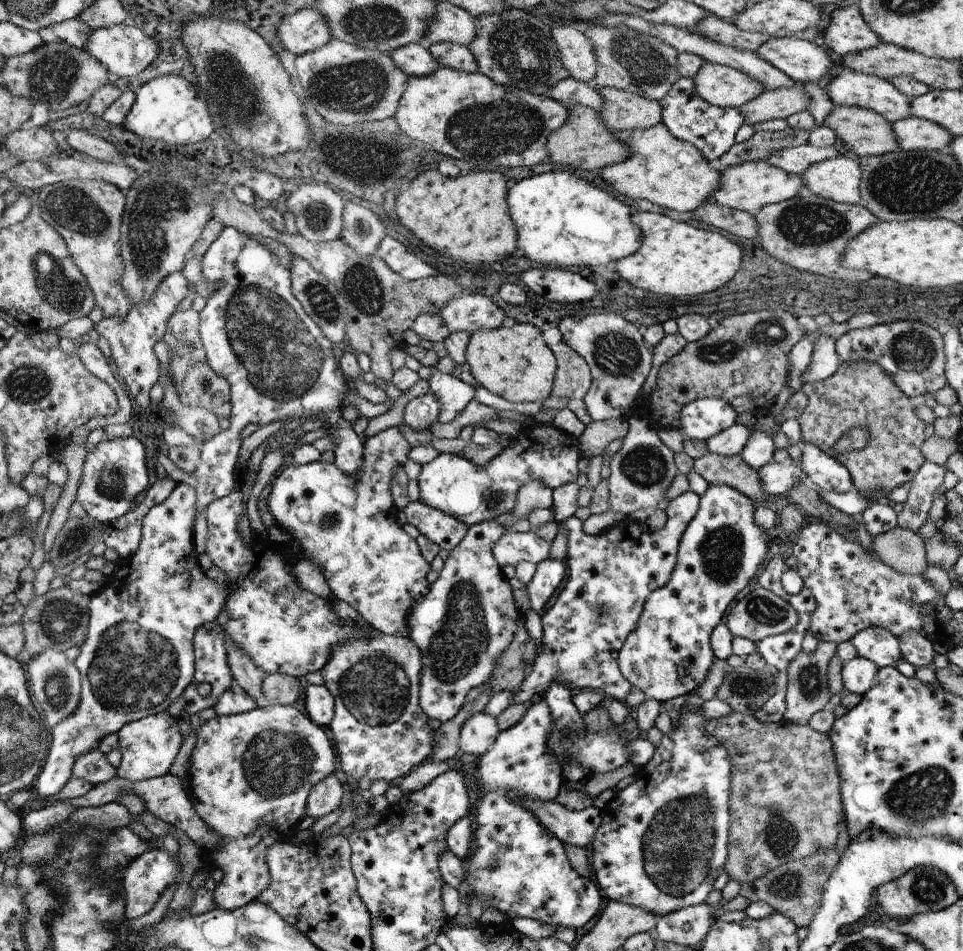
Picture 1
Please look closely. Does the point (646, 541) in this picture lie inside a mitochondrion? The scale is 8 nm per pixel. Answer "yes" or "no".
no

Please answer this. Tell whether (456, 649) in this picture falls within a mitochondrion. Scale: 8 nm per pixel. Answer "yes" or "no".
yes

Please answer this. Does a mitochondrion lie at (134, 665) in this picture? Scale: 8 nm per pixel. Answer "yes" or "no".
yes

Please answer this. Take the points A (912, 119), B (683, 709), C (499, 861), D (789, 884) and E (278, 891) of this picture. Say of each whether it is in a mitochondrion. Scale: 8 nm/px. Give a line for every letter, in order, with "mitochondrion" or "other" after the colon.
A: other
B: other
C: mitochondrion
D: mitochondrion
E: other

